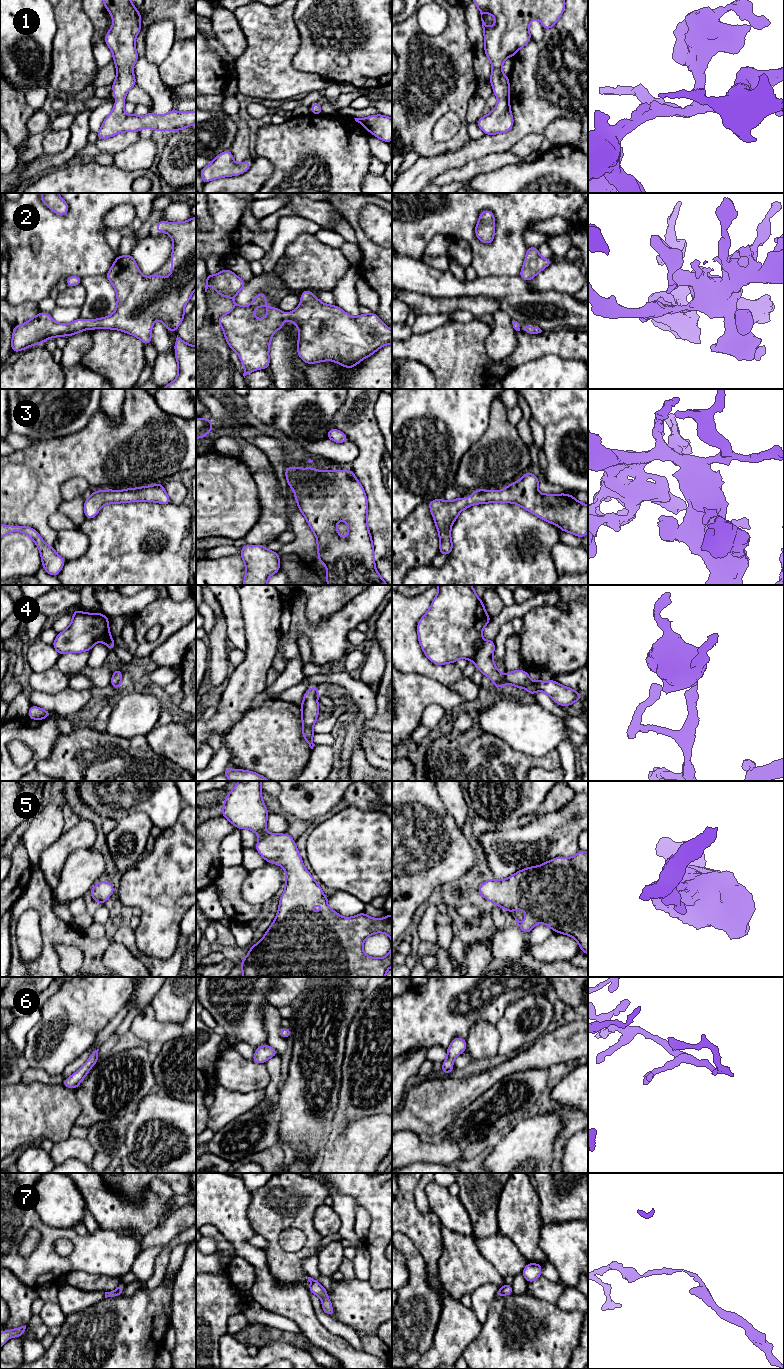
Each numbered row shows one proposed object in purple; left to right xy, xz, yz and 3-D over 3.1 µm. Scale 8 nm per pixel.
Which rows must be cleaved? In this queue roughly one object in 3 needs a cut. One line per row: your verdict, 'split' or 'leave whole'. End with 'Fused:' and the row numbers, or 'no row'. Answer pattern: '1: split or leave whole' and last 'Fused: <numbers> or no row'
1: leave whole
2: leave whole
3: leave whole
4: leave whole
5: leave whole
6: leave whole
7: split
Fused: 7

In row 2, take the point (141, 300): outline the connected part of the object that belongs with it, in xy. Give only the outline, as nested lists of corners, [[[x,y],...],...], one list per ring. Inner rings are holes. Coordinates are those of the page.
[[[196,217],[176,223],[161,220],[156,223],[156,231],[168,233],[173,240],[173,251],[170,256],[171,273],[168,278],[159,276],[157,272],[151,277],[145,277],[141,274],[131,254],[118,256],[106,274],[117,294],[117,307],[113,314],[90,321],[79,318],[71,323],[61,324],[55,322],[50,314],[40,312],[31,317],[27,323],[14,326],[11,341],[12,352],[19,352],[33,345],[44,343],[49,338],[69,337],[88,328],[123,331],[139,338],[145,345],[151,344],[151,331],[156,319],[163,322],[168,332],[173,330],[177,333],[180,323],[185,318],[184,307],[196,289]]]

